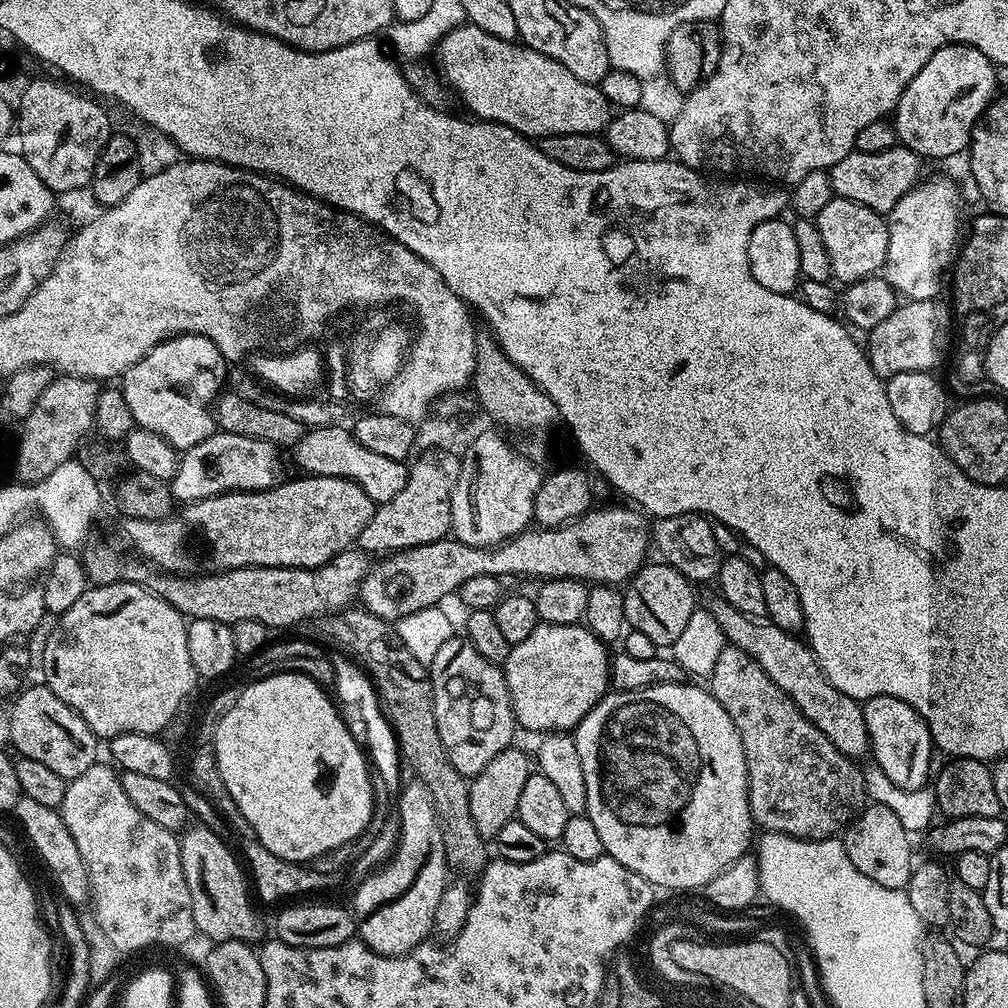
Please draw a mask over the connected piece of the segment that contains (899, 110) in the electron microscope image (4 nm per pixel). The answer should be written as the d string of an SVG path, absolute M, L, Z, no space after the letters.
M948 44L945 48L940 48L932 55L930 62L926 62L926 66L922 66L922 70L914 74L896 104L894 123L899 143L922 158L943 158L967 149L972 142L972 133L988 105L992 103L996 91L996 68L986 58L986 54L968 44Z

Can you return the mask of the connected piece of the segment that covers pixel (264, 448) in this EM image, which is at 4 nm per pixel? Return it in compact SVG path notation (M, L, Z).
M219 430L197 446L183 451L175 478L169 481L173 499L180 504L193 504L228 492L261 492L281 483L280 456L275 444L258 438L246 438Z

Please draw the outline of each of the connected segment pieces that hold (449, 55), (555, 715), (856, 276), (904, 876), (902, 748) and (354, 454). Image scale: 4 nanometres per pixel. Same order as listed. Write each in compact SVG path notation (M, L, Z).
M465 22L463 24L459 24L457 28L455 28L454 30L450 30L450 34L446 34L444 36L443 40L441 40L438 45L438 53L439 52L440 52L440 68L442 71L444 71L444 76L445 76L445 77L443 76L443 79L446 81L446 84L447 84L446 79L448 79L449 86L452 87L453 90L456 91L458 95L460 95L461 102L464 103L465 106L468 107L469 110L473 112L473 114L471 113L471 115L475 117L477 121L491 122L494 124L506 124L508 125L509 128L512 128L513 130L515 130L515 132L518 132L520 133L520 135L527 136L529 138L543 138L546 136L553 136L554 134L586 134L587 136L591 136L593 134L603 133L605 129L607 129L608 122L610 119L610 105L608 103L607 98L604 97L604 95L602 94L602 90L600 89L600 87L595 84L587 84L586 82L582 82L578 78L574 78L574 74L570 74L570 70L566 70L566 66L562 66L558 62L554 62L554 58L546 58L546 54L538 54L538 50L534 50L533 48L525 48L523 43L513 42L510 40L503 40L502 38L498 38L492 34L486 33L484 30L480 30L478 26L472 23Z
M541 622L536 625L534 634L530 634L530 638L525 638L522 642L512 645L510 654L502 666L502 671L506 678L508 693L512 699L512 713L516 715L517 725L519 725L521 729L529 728L532 732L538 732L537 734L567 733L569 730L575 729L576 725L582 722L582 718L586 718L586 714L590 714L590 710L594 705L609 691L610 681L608 678L608 670L610 667L610 652L607 652L604 648L607 648L605 641L598 639L583 623L571 624L570 626L558 626L557 624Z
M833 198L826 204L822 214L816 216L815 222L818 234L822 234L826 254L830 256L830 270L837 281L841 280L841 285L865 280L883 269L888 249L888 221L881 213L853 200Z
M869 803L864 811L844 829L842 833L844 849L850 854L850 862L866 874L878 886L907 889L908 880L914 869L912 862L913 837L902 826L893 810L884 805Z
M875 696L865 700L862 707L868 731L868 747L874 764L894 782L894 786L900 787L902 791L916 792L925 787L933 771L934 745L928 723L920 717L918 710L902 702L902 698L889 696Z
M336 422L323 427L309 427L304 437L291 449L290 455L296 459L301 473L326 478L344 478L354 482L371 498L373 505L379 506L390 502L406 486L409 465L402 460L382 458L366 450L366 446L358 446L347 427L339 428Z

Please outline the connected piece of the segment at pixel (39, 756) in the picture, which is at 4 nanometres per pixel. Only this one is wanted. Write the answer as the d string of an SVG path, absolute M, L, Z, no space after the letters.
M47 686L40 688L25 687L11 701L12 713L8 716L8 736L17 748L17 753L26 758L34 758L34 762L43 762L49 770L62 774L64 780L78 778L78 774L86 774L90 766L98 763L96 744L98 738L82 722L82 718L58 694L54 694Z

